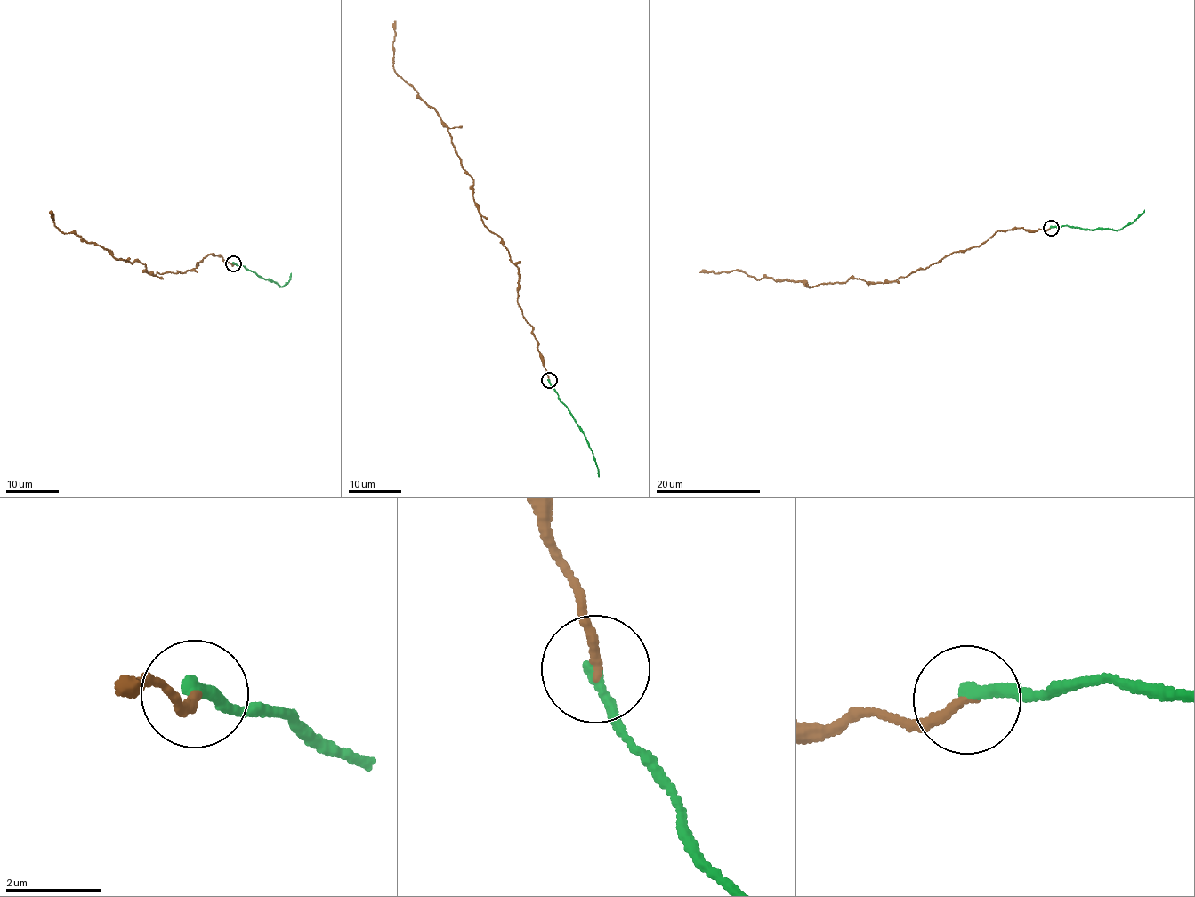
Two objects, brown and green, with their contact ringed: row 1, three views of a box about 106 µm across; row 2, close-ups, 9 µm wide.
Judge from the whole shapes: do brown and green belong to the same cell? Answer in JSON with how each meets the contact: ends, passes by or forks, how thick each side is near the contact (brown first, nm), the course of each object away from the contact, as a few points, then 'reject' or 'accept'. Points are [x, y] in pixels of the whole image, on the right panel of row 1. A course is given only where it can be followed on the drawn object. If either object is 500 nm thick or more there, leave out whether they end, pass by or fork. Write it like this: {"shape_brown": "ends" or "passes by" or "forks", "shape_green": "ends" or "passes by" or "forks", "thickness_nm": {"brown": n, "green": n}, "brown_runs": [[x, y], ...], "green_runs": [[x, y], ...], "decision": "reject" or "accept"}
{"shape_brown": "ends", "shape_green": "ends", "thickness_nm": {"brown": 180, "green": 280}, "brown_runs": [[1051, 227], [997, 231], [981, 245], [893, 281], [851, 278], [808, 286], [757, 279], [738, 270], [700, 271]], "green_runs": [[1051, 227], [1069, 225], [1083, 230], [1118, 229], [1131, 224], [1143, 209]], "decision": "reject"}

